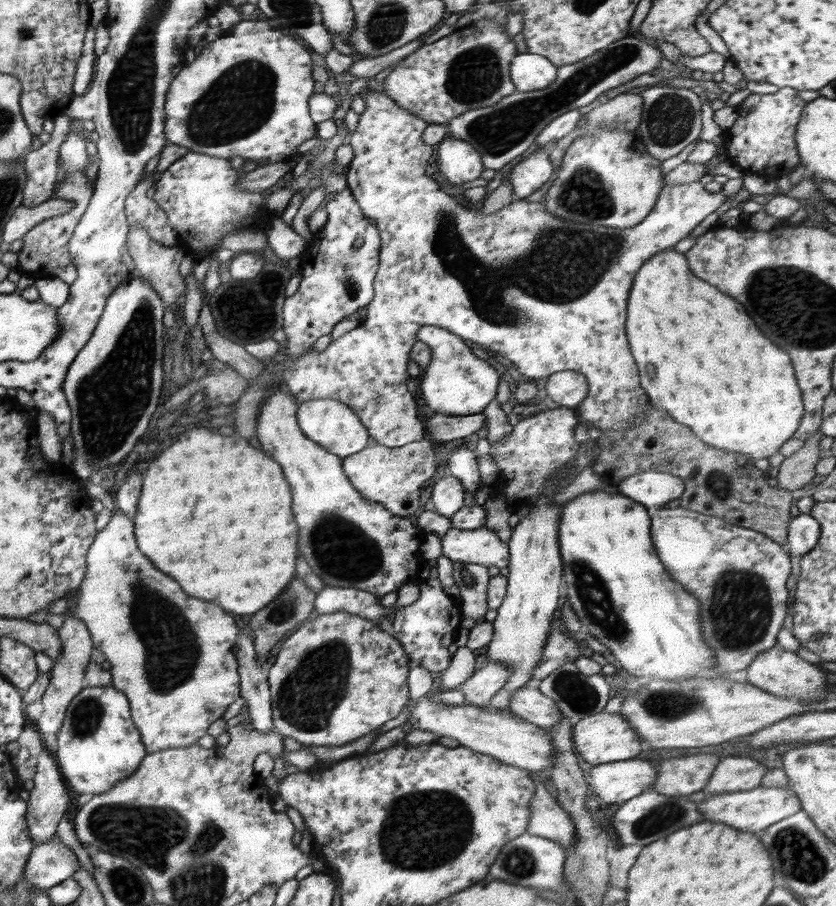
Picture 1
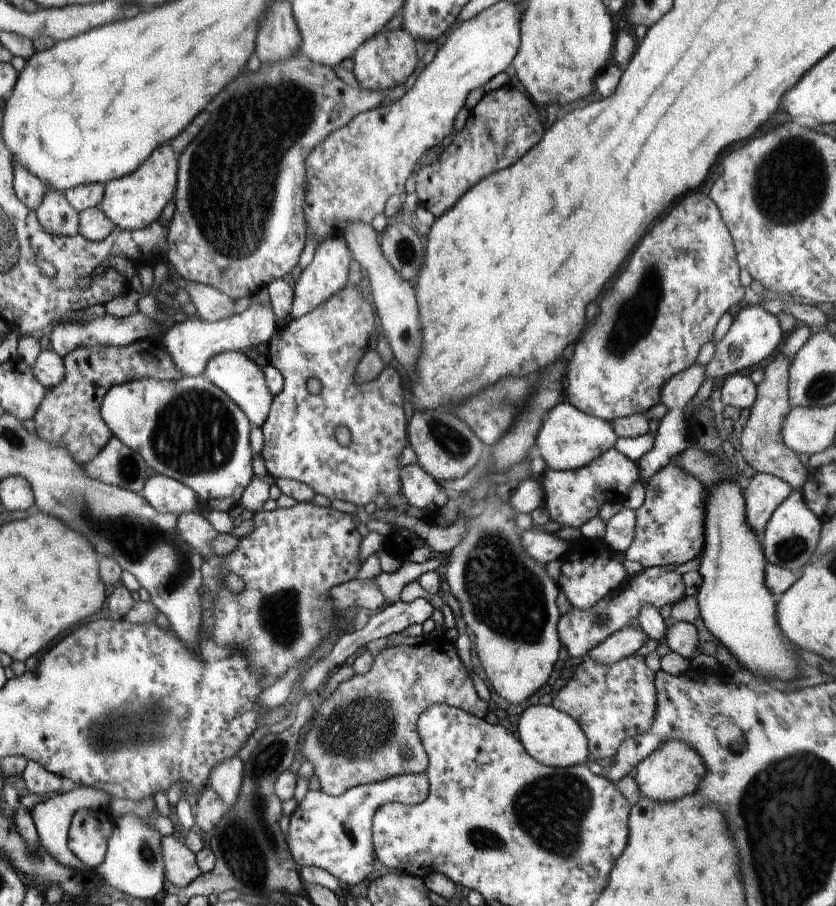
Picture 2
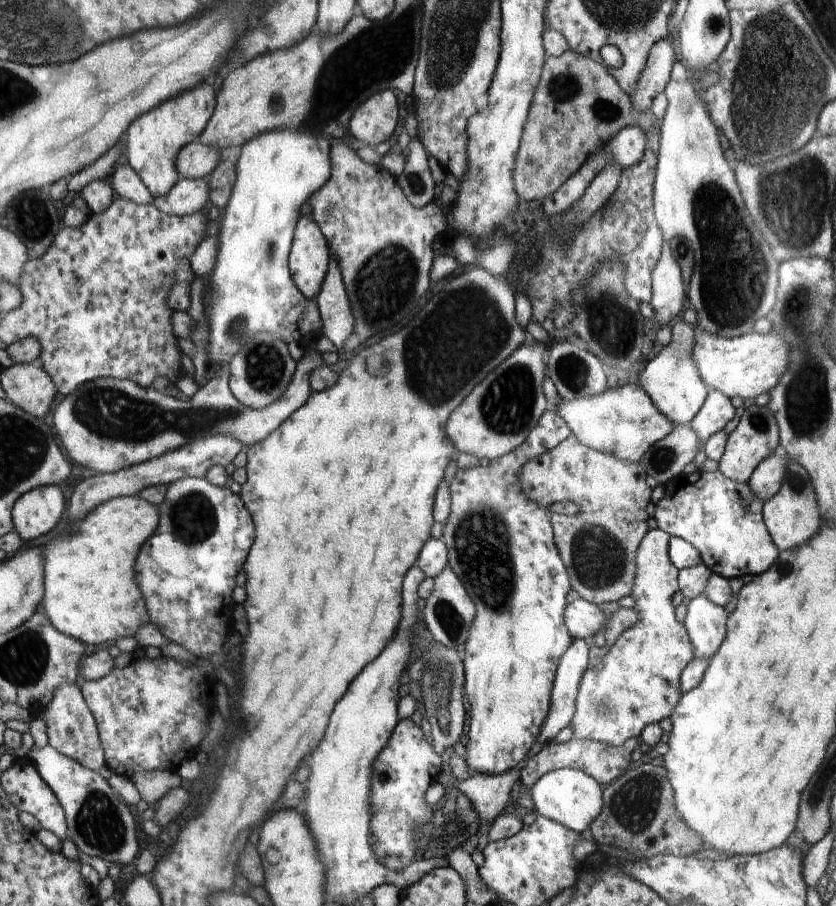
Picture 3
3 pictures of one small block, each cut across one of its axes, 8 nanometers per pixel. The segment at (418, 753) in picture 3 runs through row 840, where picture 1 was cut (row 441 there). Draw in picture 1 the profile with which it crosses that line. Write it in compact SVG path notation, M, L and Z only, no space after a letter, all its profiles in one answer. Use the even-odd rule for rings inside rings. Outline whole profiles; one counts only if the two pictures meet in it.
M368 91L364 100L365 109L359 116L356 131L350 133L350 146L353 149L354 158L347 166L348 171L345 175L347 178L347 189L354 195L362 212L377 226L379 237L381 238L379 267L373 287L374 296L368 305L365 320L360 322L354 330L347 332L343 337L337 338L335 341L331 341L322 351L317 351L310 347L297 359L288 359L288 356L286 356L286 360L283 362L283 377L288 390L290 390L289 392L294 395L297 402L302 403L321 398L333 398L343 402L345 405L353 408L354 412L360 417L361 423L369 432L372 443L380 443L390 448L398 448L409 442L427 438L425 426L418 419L416 400L413 394L408 391L406 384L409 377L407 364L411 358L411 348L418 341L417 332L423 326L432 325L449 330L452 334L464 340L472 340L484 346L484 348L490 348L491 353L495 352L511 360L517 367L517 370L520 370L521 374L531 380L549 377L551 374L562 371L578 371L588 381L587 395L582 402L578 403L578 406L573 407L575 413L581 416L579 422L586 420L588 424L593 424L602 433L611 432L611 430L625 430L625 428L637 426L643 420L645 408L649 406L650 402L646 391L641 387L639 370L631 353L625 331L625 319L628 316L627 300L635 274L650 257L653 257L659 251L672 248L677 242L686 238L706 216L716 212L726 202L723 190L712 193L707 191L705 185L702 185L698 180L690 184L671 184L671 186L663 184L658 200L650 214L640 224L625 229L614 229L607 226L594 226L592 223L582 224L562 220L550 214L542 203L530 203L530 201L518 198L515 198L508 206L502 207L502 210L498 212L493 212L492 214L487 212L487 214L484 214L481 212L480 205L464 205L464 203L460 203L458 198L444 193L438 183L424 173L428 159L434 154L436 149L436 146L425 144L422 141L422 131L429 125L428 122L422 120L417 114L412 114L400 108L384 92Z

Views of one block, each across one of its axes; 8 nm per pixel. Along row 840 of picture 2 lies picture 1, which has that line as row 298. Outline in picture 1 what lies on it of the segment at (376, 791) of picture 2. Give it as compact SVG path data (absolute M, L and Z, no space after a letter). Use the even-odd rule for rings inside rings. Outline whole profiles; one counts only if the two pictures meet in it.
M347 188L337 191L324 210L328 213L324 226L314 234L314 239L300 256L302 279L300 286L292 296L284 301L283 329L286 340L282 345L285 356L288 359L301 357L312 345L325 334L331 334L333 326L341 320L354 314L358 308L362 308L373 299L374 280L379 267L379 252L381 238L377 226L369 219L359 207L354 195Z

